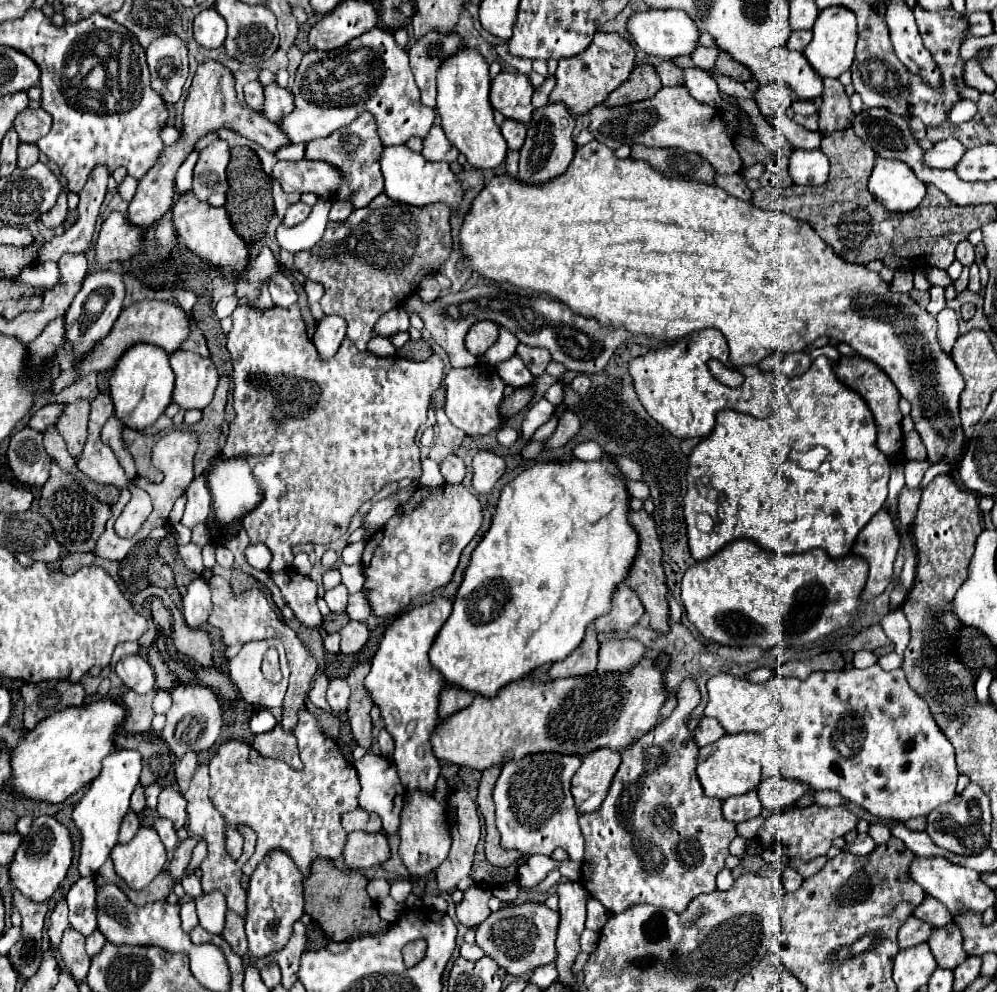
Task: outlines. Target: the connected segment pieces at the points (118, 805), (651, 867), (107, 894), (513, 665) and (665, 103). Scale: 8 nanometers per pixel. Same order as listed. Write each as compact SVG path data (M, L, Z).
M115 750L111 756L103 760L101 774L91 782L89 792L81 798L81 802L73 810L73 822L81 830L81 858L79 858L79 874L93 876L103 862L109 858L113 846L117 844L117 832L123 822L123 816L129 810L129 798L139 784L141 774L141 756L135 750Z
M685 680L679 688L677 708L673 714L621 752L621 766L601 808L579 816L581 834L585 838L585 862L581 868L583 886L611 914L625 912L637 904L683 912L695 896L715 890L715 876L725 868L725 858L729 856L727 848L737 832L735 824L723 818L721 802L703 794L695 774L697 744L689 736L687 716L697 704L697 686L695 682Z
M105 884L103 888L97 888L97 924L99 932L107 938L111 944L131 944L131 946L159 946L165 952L189 952L193 946L189 940L189 934L183 932L181 928L181 918L179 918L179 904L167 904L167 902L157 902L157 904L147 904L147 906L133 906L127 896L115 886L115 884Z
M605 454L605 456L601 456L599 460L593 460L593 462L581 462L581 460L537 462L537 464L527 466L521 474L515 476L513 482L503 486L501 496L499 496L497 506L495 506L493 520L491 520L491 528L487 530L483 540L473 550L471 562L469 562L469 566L465 570L465 576L463 576L463 584L455 594L453 612L447 618L447 622L443 624L443 628L439 630L435 642L429 650L429 660L431 660L433 668L437 668L449 684L455 684L463 690L469 690L469 692L475 692L475 694L481 694L481 696L495 696L499 688L527 676L535 668L567 658L581 644L581 640L585 636L585 628L589 624L593 624L597 618L609 614L611 602L613 602L613 596L615 596L615 588L625 582L627 572L631 572L631 564L635 562L635 556L639 552L639 548L637 548L639 546L639 538L637 538L639 534L629 524L629 512L631 512L629 498L631 498L631 494L627 492L627 488L623 488L623 480L619 480L621 474L623 472L619 470L617 462L611 456Z
M685 86L661 88L653 98L643 102L627 104L627 106L595 106L591 110L591 124L595 140L607 144L607 148L617 150L623 144L647 144L651 148L683 148L687 152L695 152L703 156L709 164L713 164L717 174L739 174L743 168L741 156L733 146L733 138L729 136L725 122L721 116L713 116L713 112L705 112L701 102L697 102Z

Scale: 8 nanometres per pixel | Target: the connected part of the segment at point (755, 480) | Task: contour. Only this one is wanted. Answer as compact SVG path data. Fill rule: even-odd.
M821 356L813 360L803 376L791 378L771 406L773 412L767 418L721 410L715 430L701 440L689 456L683 514L687 520L691 556L695 560L707 560L725 544L743 538L755 540L759 548L775 554L803 554L813 548L823 548L831 558L847 556L851 554L857 534L887 500L889 458L877 448L873 414L855 390L837 380L829 358ZM816 446L829 450L819 470L805 470L789 460L792 450L802 453Z

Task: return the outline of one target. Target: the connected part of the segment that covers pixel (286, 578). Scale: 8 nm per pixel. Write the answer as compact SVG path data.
M287 568L279 574L273 574L271 578L279 586L295 618L307 628L319 628L323 616L317 608L317 584L307 576L295 572L295 568Z

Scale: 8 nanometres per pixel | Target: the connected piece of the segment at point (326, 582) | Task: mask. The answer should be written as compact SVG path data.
M329 568L329 570L323 574L323 586L325 586L325 590L335 588L339 582L341 582L341 576L339 576L339 570L337 570L337 568Z

